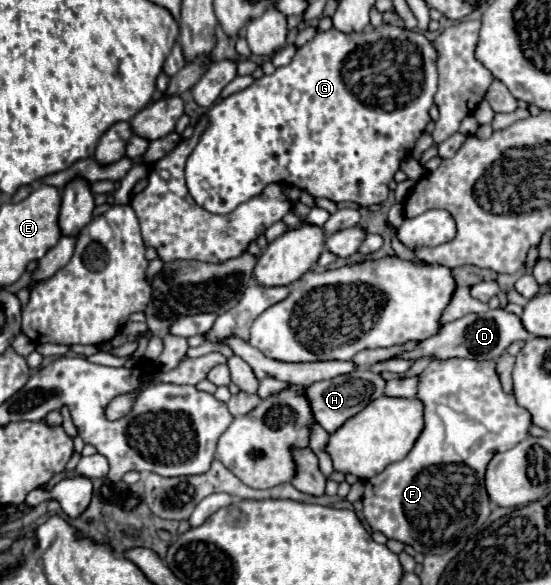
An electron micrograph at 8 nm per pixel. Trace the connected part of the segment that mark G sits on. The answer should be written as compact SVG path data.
M382 24L378 28L364 28L362 32L356 34L344 34L336 28L330 28L326 32L318 32L310 42L298 48L294 60L288 66L276 68L272 76L262 76L260 80L254 80L252 86L230 94L228 98L222 98L218 104L208 108L204 114L210 118L210 126L204 130L200 136L200 142L196 144L194 152L188 156L186 162L186 184L188 190L198 206L202 206L208 212L214 214L228 214L242 202L258 196L268 184L278 182L278 184L288 184L296 186L300 190L306 190L312 196L328 198L332 202L356 202L362 208L368 208L372 204L382 204L388 198L388 182L394 178L394 172L400 168L400 162L412 152L416 140L424 132L426 124L430 122L428 110L434 104L434 94L436 94L436 84L438 84L438 72L436 72L436 50L432 42L416 30L406 30L394 24Z

